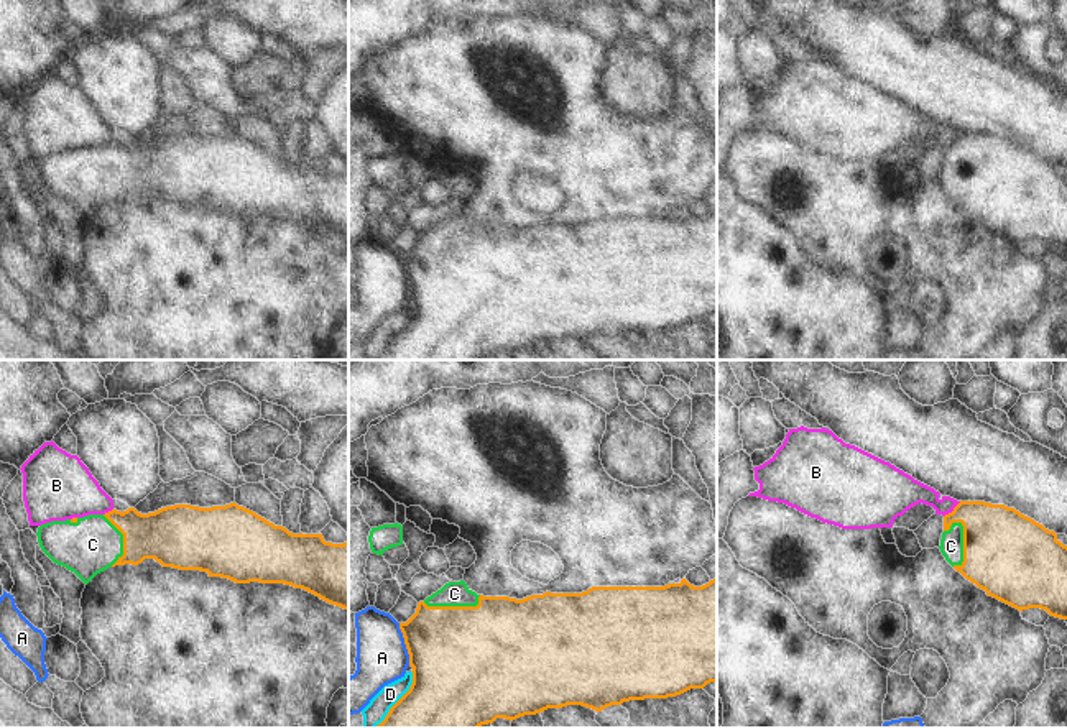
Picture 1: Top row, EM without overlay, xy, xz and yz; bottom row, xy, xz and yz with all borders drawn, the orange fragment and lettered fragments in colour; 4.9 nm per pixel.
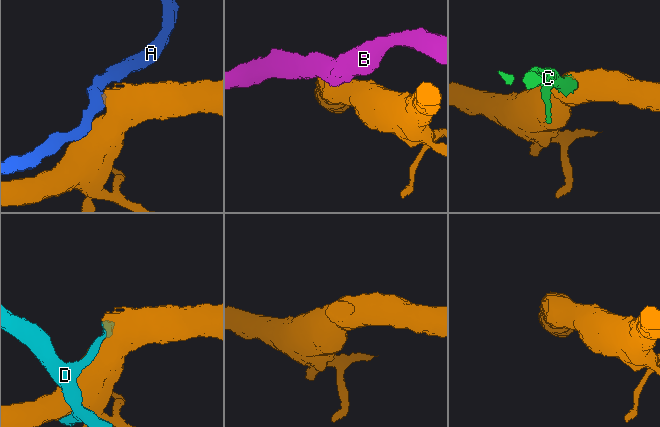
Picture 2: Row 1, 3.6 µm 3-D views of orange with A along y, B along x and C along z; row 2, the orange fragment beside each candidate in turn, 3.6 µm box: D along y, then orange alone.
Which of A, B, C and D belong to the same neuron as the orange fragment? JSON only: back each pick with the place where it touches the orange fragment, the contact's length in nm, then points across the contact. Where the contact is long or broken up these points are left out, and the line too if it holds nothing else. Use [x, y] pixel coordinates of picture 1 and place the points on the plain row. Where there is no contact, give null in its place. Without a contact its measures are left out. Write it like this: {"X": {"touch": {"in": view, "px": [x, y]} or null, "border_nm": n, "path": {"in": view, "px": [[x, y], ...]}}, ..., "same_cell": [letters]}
{"C": {"touch": {"in": "yz", "px": [964, 178]}, "border_nm": 220, "path": {"in": "yz", "px": [[1010, 188], [990, 178], [964, 178], [951, 178]]}}, "same_cell": ["C"]}

